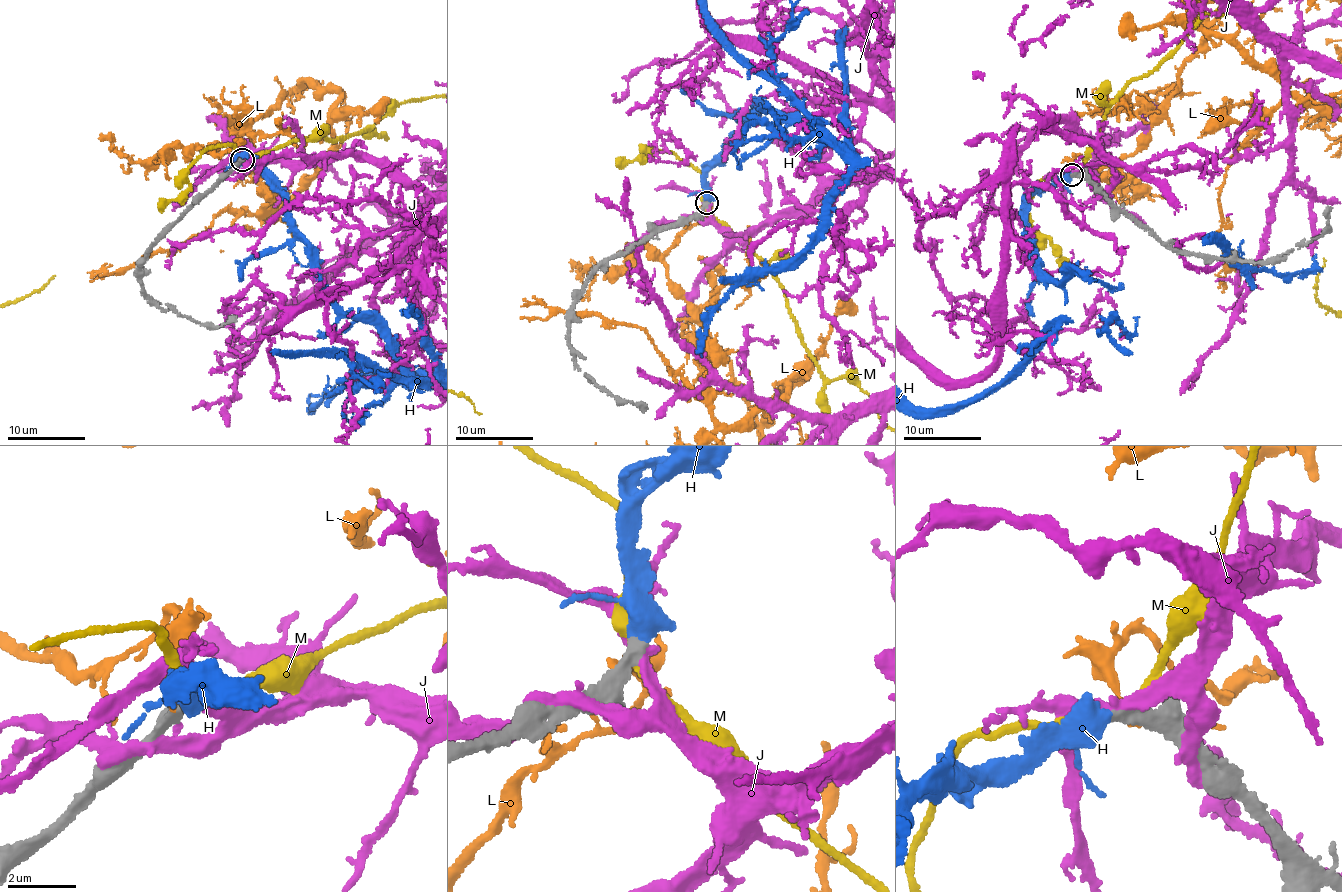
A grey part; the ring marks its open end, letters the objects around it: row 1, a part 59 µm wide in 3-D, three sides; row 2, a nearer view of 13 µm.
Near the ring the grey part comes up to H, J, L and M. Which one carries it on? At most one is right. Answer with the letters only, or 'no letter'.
H

